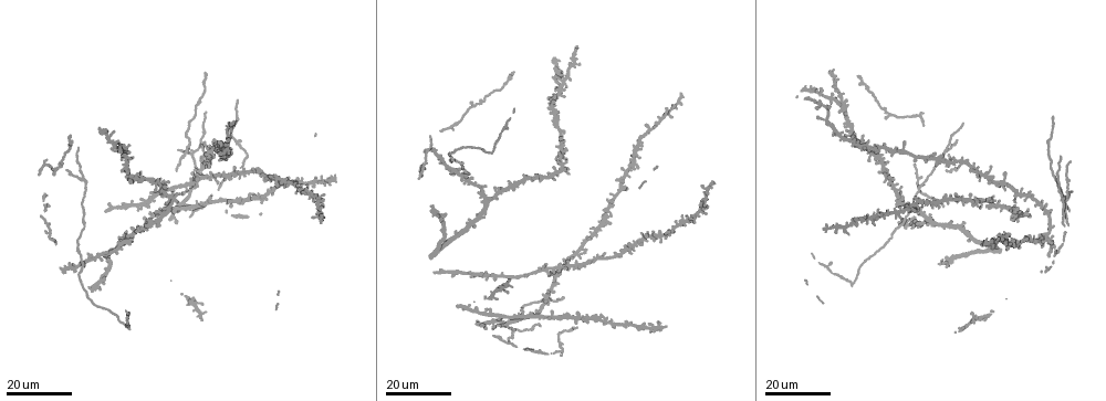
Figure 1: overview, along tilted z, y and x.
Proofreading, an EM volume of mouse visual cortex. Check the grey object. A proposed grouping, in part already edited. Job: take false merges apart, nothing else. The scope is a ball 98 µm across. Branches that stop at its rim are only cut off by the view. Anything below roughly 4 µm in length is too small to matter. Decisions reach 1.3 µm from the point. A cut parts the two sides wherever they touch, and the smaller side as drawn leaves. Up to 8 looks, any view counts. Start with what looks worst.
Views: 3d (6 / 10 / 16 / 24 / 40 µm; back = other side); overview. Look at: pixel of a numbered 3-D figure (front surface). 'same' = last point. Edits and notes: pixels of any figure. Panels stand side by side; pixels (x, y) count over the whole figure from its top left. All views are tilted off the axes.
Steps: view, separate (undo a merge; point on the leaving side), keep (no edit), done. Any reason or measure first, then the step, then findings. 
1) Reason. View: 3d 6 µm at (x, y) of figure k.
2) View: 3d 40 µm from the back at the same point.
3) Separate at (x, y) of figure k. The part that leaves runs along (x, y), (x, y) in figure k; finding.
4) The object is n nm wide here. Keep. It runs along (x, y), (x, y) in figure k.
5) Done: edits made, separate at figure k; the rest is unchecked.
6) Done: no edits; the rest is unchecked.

A fork. View: 3d 16 µm at (943, 151) of figure 1.

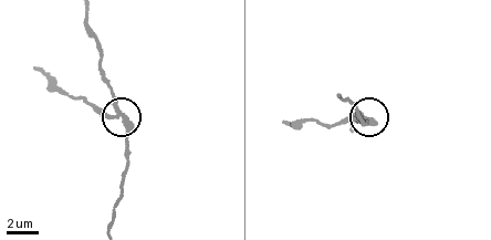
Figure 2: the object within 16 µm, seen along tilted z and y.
View: 3d 10 µm at (113, 116) of figure 2.

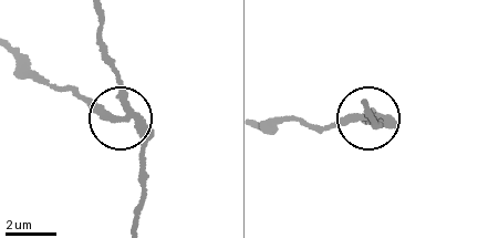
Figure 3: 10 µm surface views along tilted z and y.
Separate at (101, 105) of figure 3. The part that leaves runs along (128, 116), (96, 112), (83, 100), (32, 80), (14, 55) in figure 3; two neurons meet here.

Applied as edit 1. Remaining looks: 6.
View: overview.

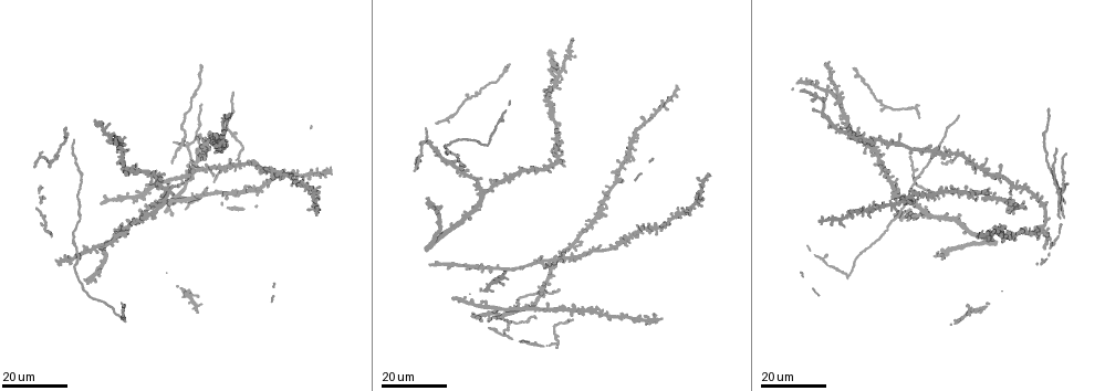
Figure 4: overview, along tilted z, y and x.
Four or more arms meet. View: 3d 16 µm at (929, 214) of figure 4.

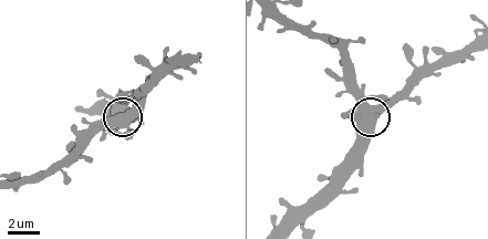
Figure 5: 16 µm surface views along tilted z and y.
View: 3d 6 µm at (119, 119) of figure 5.

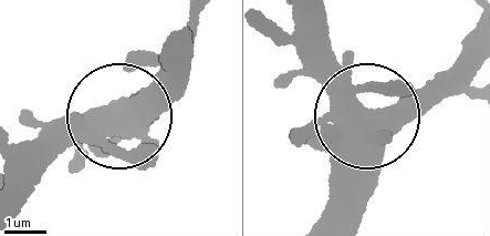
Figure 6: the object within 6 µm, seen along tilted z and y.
View: 3d 6 µm from the back at (122, 114) of figure 6.

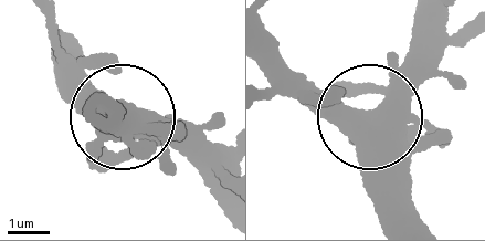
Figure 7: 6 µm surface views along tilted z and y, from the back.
The side arm is 71 µm long. Keep. It runs along (420, 219), (380, 114), (444, 43) in figure 7; continuous, no second neuron.

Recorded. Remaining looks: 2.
Four-way junction. View: 3d 16 µm at (176, 196) of figure 4.

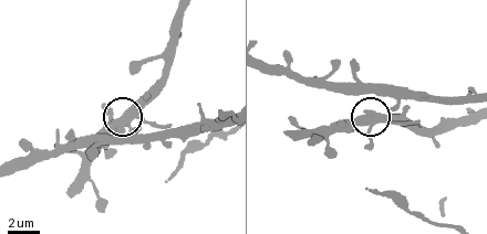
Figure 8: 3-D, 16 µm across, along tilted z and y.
Zoom in. View: 3d 10 µm at (379, 121) of figure 8.

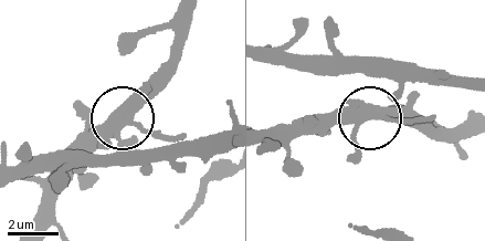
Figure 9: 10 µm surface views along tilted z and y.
Keep. It runs along (475, 127), (435, 136), (368, 117), (349, 157) in figure 9; all the same neuron.

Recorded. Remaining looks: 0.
Done: edits made, separate at figure 3; the rest is unchecked.

